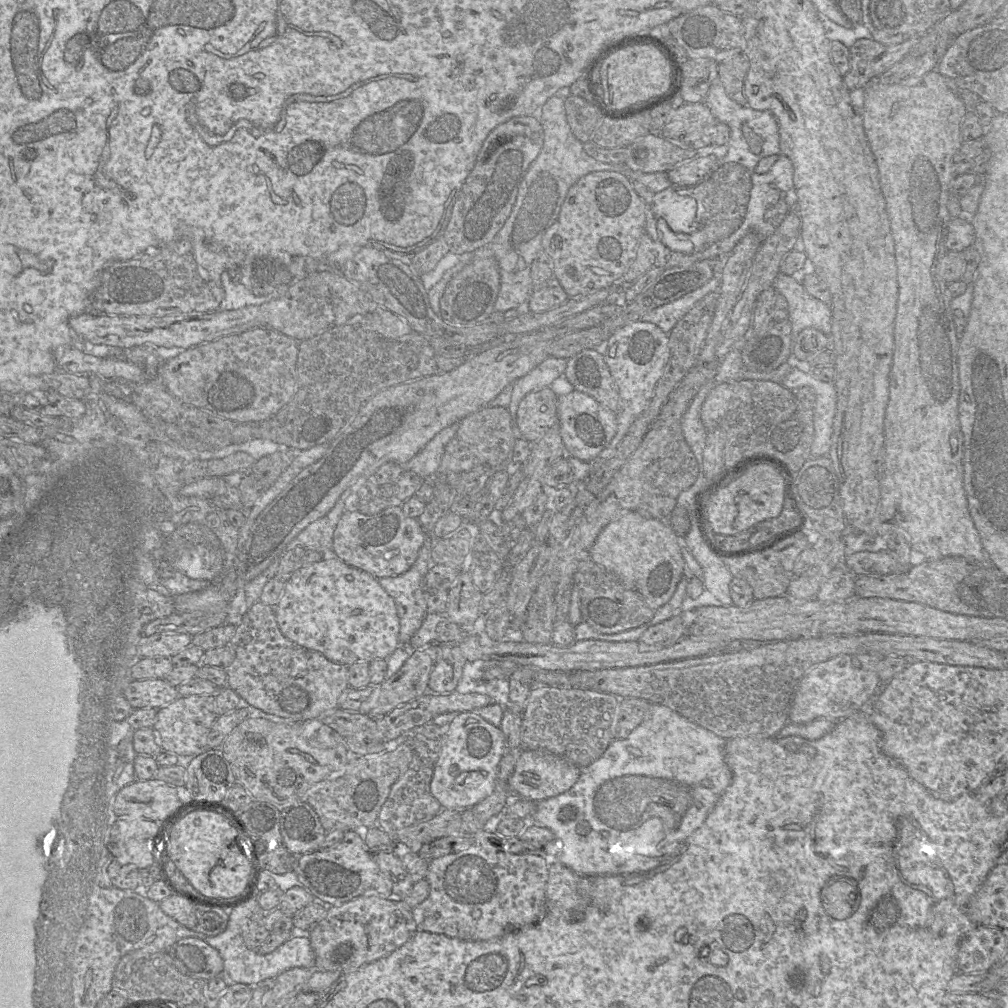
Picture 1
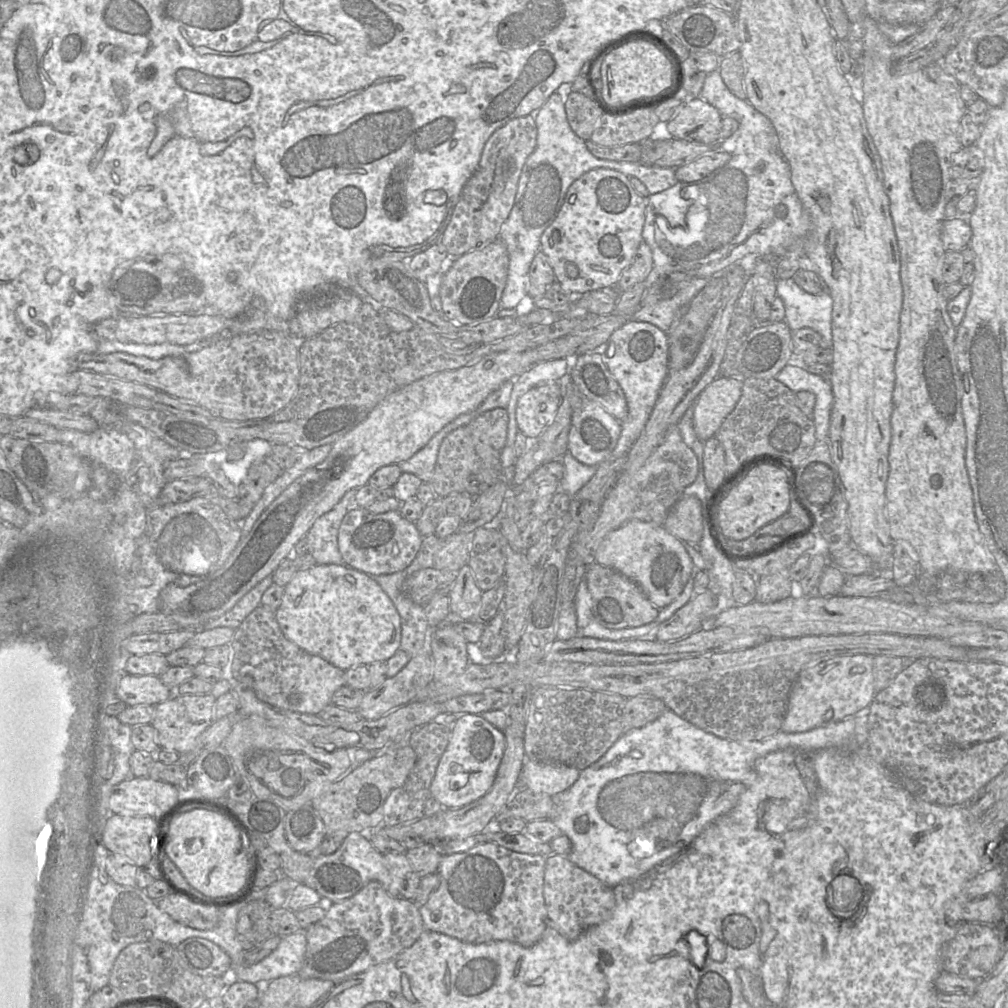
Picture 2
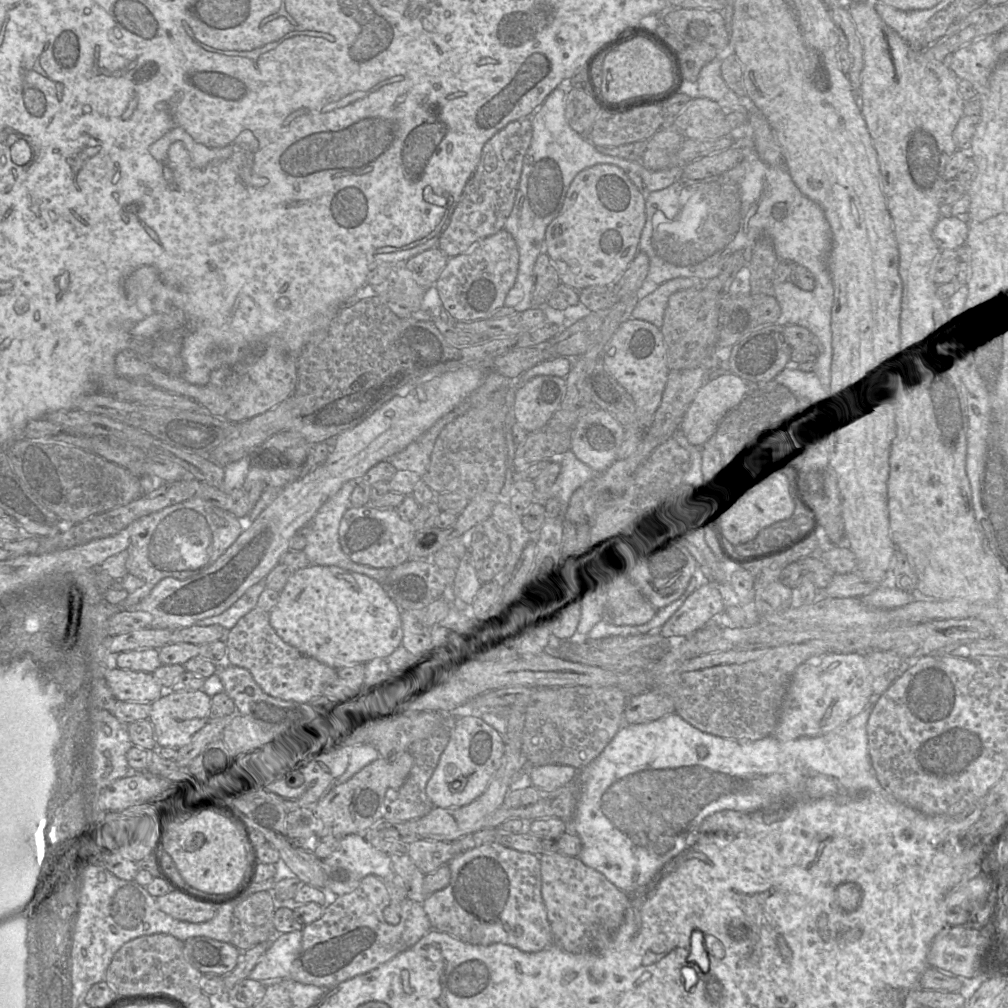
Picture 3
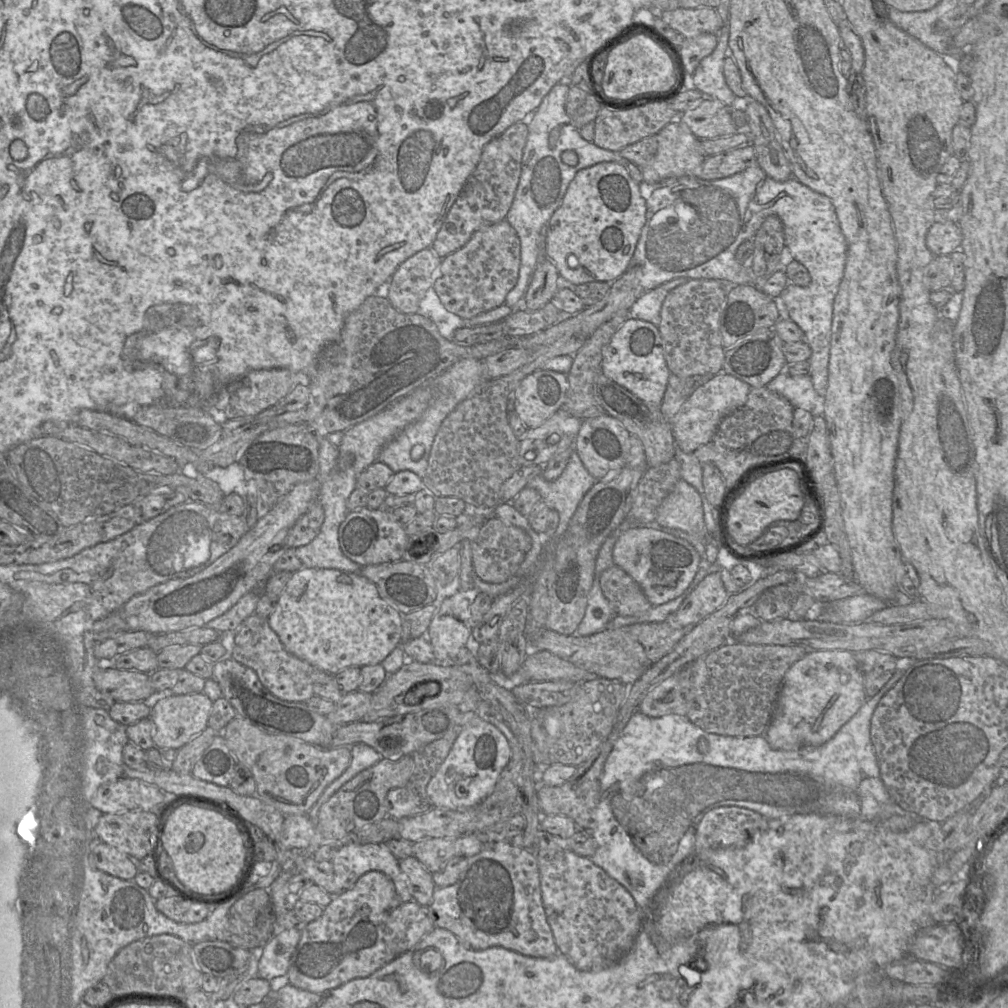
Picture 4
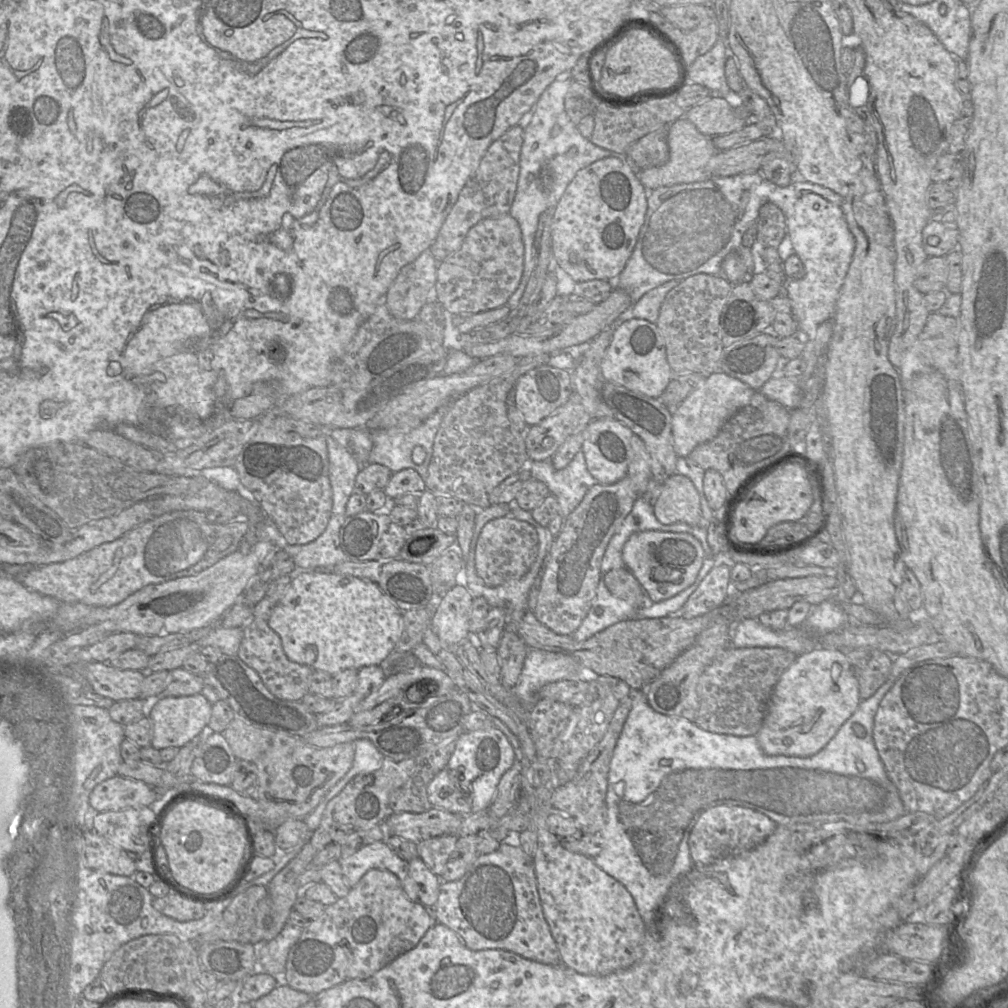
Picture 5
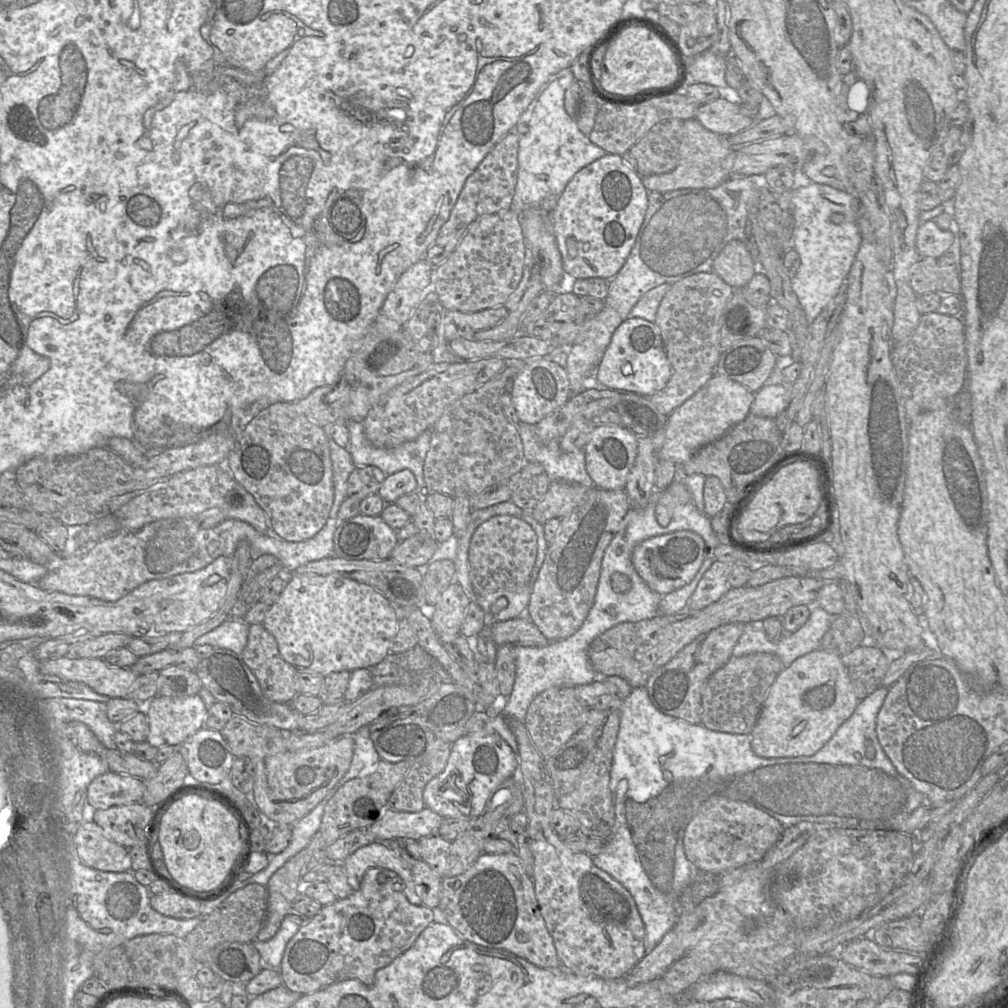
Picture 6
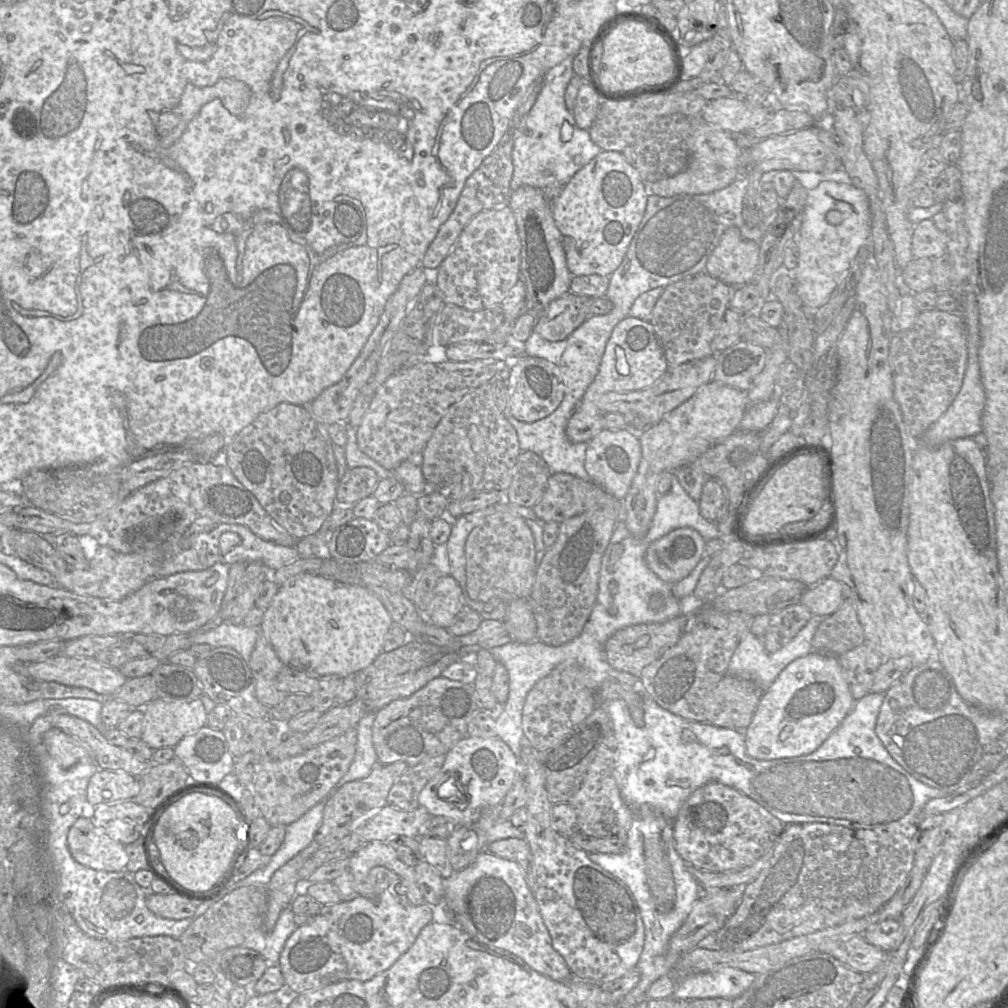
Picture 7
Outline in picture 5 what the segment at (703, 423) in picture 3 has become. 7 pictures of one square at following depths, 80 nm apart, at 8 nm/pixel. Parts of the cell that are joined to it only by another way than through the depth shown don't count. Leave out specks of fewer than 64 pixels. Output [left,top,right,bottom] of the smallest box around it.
[672,371,755,457]

